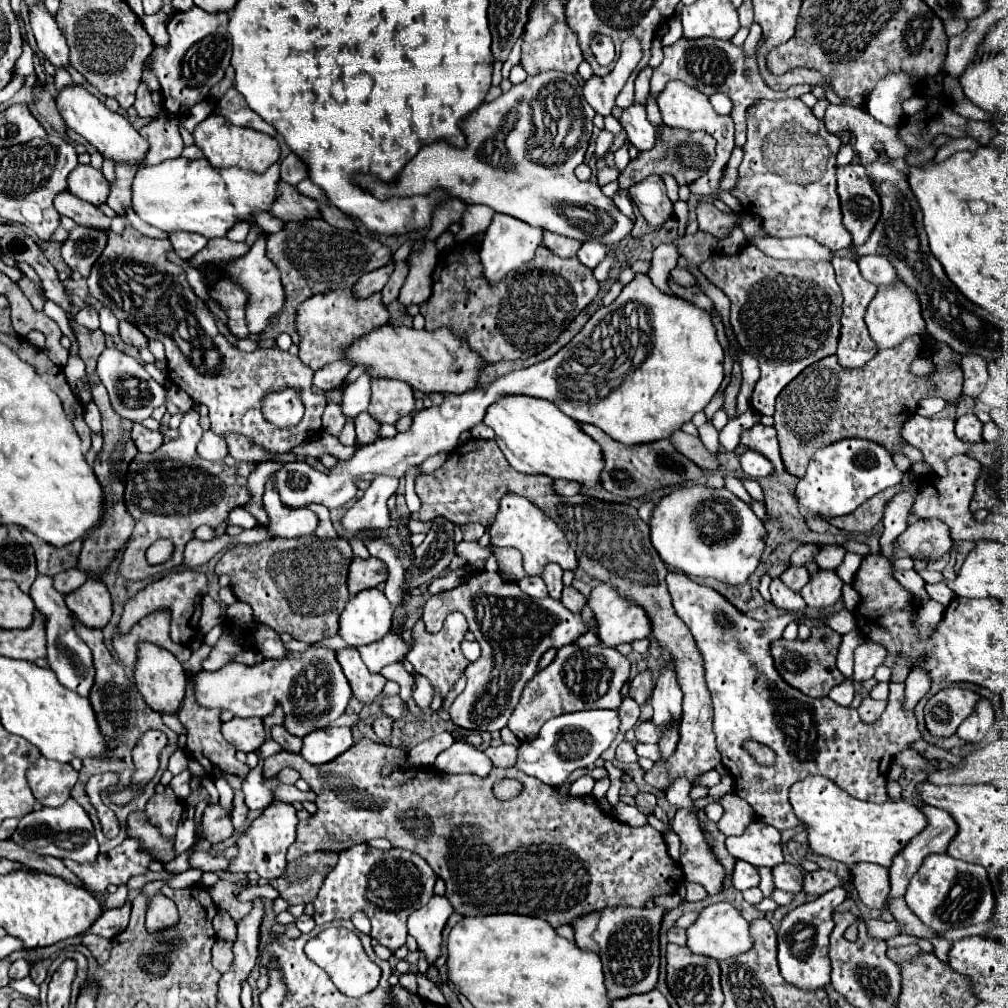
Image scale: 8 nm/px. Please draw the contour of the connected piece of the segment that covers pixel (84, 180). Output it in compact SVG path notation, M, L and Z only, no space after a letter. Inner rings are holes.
M78 165L70 177L68 177L70 193L100 207L106 203L110 195L110 183L104 179L102 171L90 167L90 165Z

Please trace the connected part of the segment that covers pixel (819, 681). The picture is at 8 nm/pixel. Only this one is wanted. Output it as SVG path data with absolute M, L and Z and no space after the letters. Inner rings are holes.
M818 625L818 627L812 627L812 635L808 641L800 641L800 639L772 641L770 653L774 659L776 671L780 673L780 677L784 677L784 681L790 687L802 691L808 697L824 697L830 693L832 687L844 681L844 675L836 667L836 655L838 655L840 643L842 643L842 637L838 633L834 633L826 625Z

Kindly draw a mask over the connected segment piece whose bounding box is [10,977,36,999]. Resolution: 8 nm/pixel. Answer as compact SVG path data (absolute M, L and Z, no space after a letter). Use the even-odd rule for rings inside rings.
M30 977L24 979L22 983L14 983L14 985L10 985L10 987L14 987L16 991L20 991L22 995L26 995L28 999L34 999L34 997L36 997L36 985L30 981Z

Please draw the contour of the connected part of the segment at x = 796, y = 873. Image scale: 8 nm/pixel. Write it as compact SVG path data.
M792 863L778 865L776 869L772 869L772 875L774 875L774 885L778 889L792 891L792 893L802 891L802 873L796 865L792 865Z

